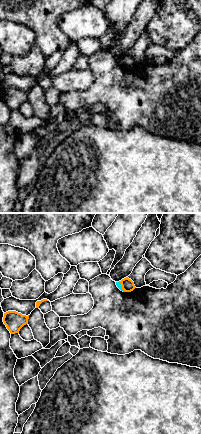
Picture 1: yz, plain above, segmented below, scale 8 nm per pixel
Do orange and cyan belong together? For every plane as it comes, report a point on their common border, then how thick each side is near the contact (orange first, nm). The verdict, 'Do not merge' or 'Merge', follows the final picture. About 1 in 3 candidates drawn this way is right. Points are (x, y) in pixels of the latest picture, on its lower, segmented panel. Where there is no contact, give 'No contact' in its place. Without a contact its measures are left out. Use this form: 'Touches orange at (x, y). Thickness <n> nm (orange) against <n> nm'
Touches orange at (121, 285). Thickness 100 nm (orange) against 40 nm

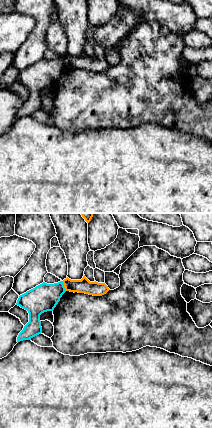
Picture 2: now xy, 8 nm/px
Touches orange at (64, 286). Thickness 110 nm (orange) against 220 nm

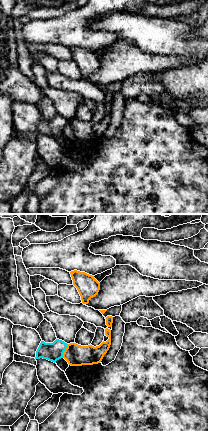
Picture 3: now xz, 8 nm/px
Touches orange at (64, 351). Thickness 180 nm (orange) against 150 nm

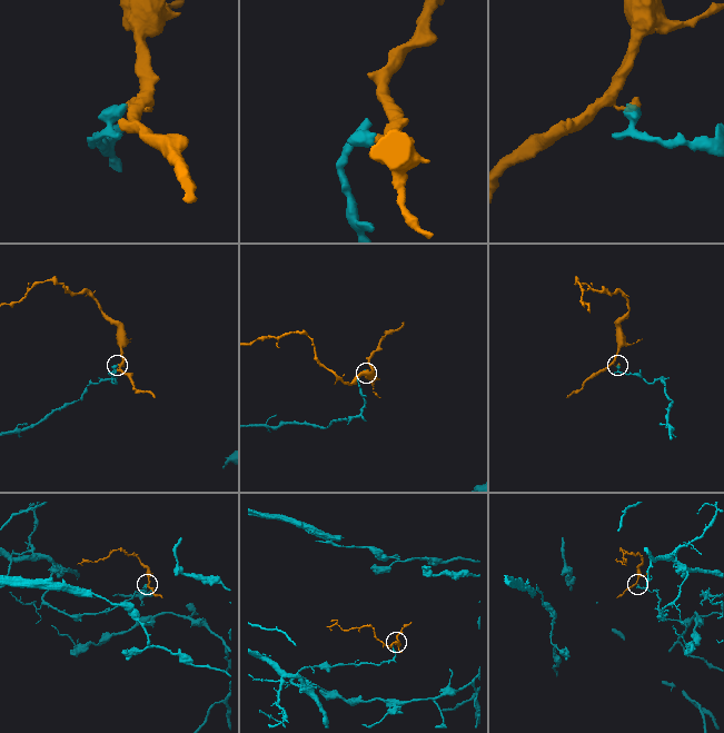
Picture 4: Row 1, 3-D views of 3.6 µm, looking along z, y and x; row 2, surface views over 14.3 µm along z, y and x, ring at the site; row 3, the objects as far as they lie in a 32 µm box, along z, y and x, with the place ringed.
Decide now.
Do not merge

